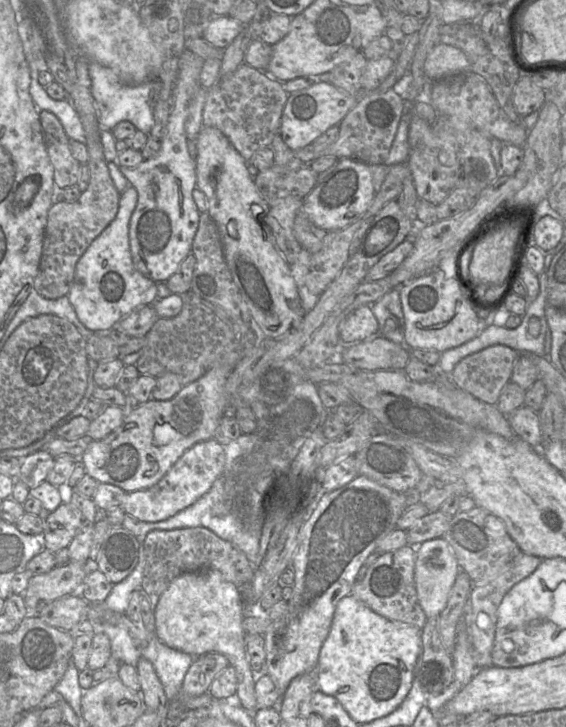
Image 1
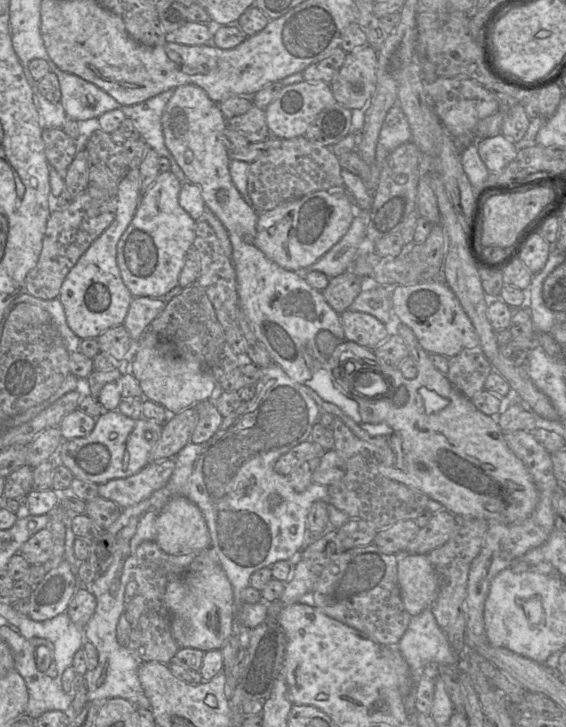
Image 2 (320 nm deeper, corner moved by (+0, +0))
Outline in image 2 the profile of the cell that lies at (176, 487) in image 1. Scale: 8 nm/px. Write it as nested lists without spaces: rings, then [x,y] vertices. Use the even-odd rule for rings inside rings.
[[[174,458],[164,459],[158,462],[151,462],[138,473],[127,477],[112,479],[98,485],[98,496],[115,502],[122,509],[136,505],[149,498],[155,491],[164,487],[175,469]]]

